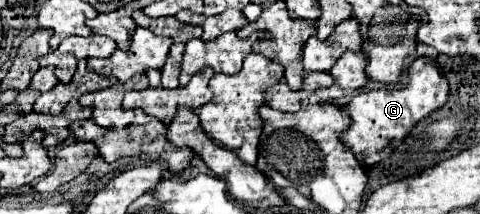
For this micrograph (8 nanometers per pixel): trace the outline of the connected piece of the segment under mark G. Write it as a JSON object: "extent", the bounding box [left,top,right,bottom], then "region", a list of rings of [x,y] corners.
{"extent":[341,58,449,168],"region":[[[417,58],[409,68],[409,84],[405,88],[401,90],[379,88],[353,96],[351,104],[345,108],[353,122],[341,134],[341,142],[345,142],[353,150],[353,154],[363,166],[371,168],[385,160],[385,154],[381,152],[387,150],[393,140],[403,142],[417,126],[417,122],[427,118],[431,112],[443,108],[447,96],[449,96],[449,84],[447,78],[439,72],[437,64],[433,64],[429,58]]]}

